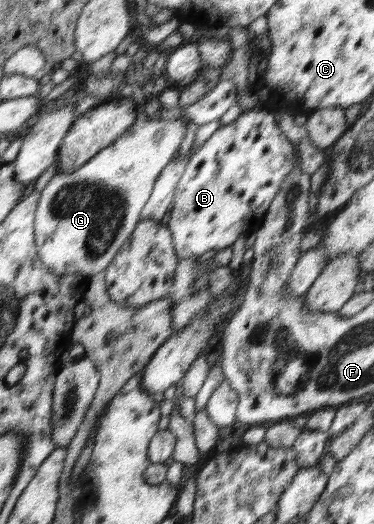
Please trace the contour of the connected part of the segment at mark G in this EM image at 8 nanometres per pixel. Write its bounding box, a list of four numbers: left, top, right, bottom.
[34,113,187,280]

